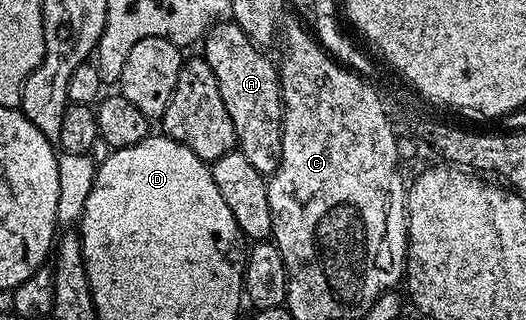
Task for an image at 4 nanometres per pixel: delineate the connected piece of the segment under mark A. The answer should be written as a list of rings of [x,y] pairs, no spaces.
[[[220,20],[207,31],[202,39],[201,56],[213,68],[213,76],[217,76],[217,88],[221,88],[221,100],[225,100],[225,108],[229,112],[229,120],[233,120],[237,148],[264,176],[274,174],[281,160],[281,140],[283,139],[283,87],[279,85],[279,71],[276,63],[266,58],[264,51],[241,32],[241,28],[230,20]]]

